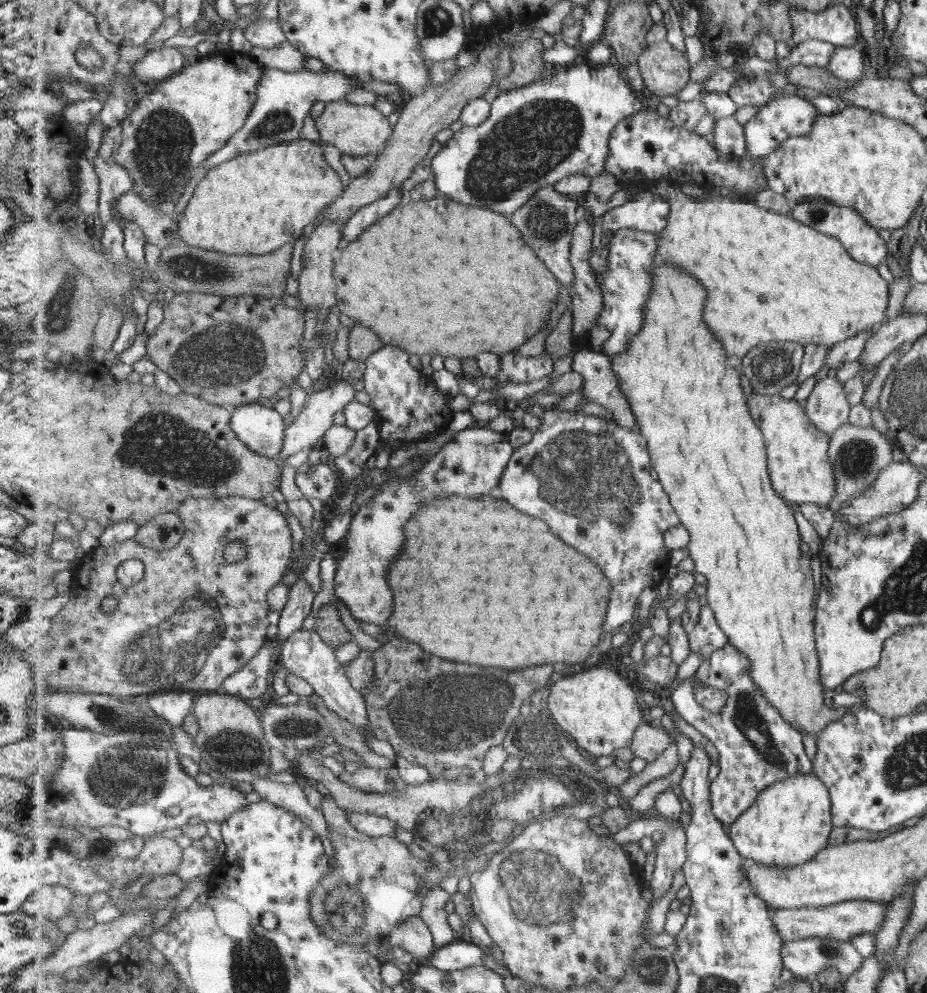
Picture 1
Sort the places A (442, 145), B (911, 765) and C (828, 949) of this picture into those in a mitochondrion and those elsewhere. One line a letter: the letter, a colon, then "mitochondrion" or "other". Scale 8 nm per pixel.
A: other
B: mitochondrion
C: mitochondrion

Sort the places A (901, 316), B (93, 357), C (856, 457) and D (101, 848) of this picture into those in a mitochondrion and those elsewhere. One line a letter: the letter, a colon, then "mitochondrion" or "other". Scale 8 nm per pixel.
A: other
B: other
C: mitochondrion
D: other

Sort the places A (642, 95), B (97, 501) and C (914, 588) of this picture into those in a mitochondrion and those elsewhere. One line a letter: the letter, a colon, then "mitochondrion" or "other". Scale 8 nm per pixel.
A: other
B: other
C: mitochondrion

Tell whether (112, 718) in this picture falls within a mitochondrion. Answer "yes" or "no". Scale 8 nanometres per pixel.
yes

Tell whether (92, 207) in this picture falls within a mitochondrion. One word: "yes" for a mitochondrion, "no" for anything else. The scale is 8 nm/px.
no

